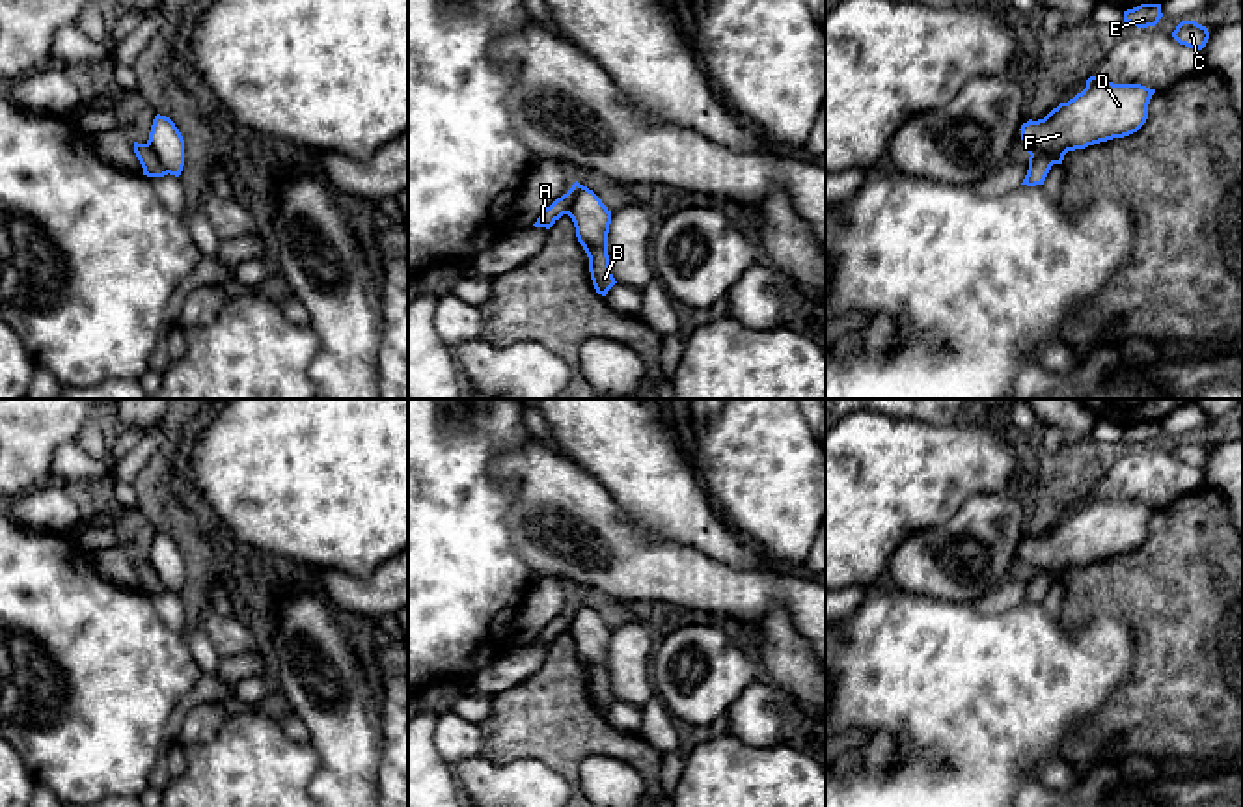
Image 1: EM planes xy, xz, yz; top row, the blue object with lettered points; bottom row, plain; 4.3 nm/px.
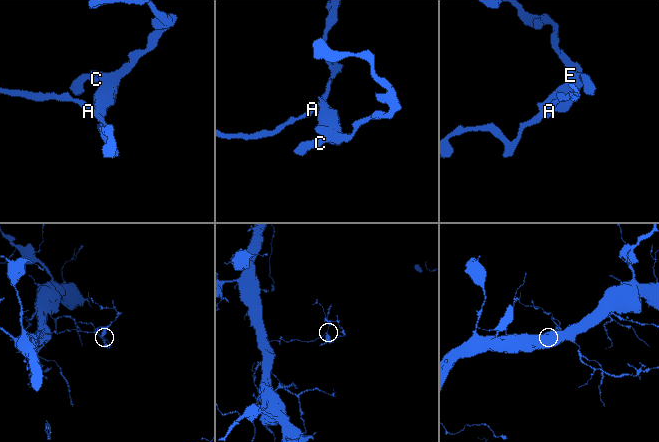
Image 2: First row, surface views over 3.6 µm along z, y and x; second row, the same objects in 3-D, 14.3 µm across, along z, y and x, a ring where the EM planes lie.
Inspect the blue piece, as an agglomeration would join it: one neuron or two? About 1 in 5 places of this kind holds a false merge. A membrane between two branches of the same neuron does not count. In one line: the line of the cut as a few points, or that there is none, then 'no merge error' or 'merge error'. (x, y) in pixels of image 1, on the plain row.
cut in xy along (146, 561), (168, 589); merge error

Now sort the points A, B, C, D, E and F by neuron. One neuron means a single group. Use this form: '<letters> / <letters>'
A / B C D E F

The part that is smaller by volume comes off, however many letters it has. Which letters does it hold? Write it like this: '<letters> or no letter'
B, C, D, E, F

